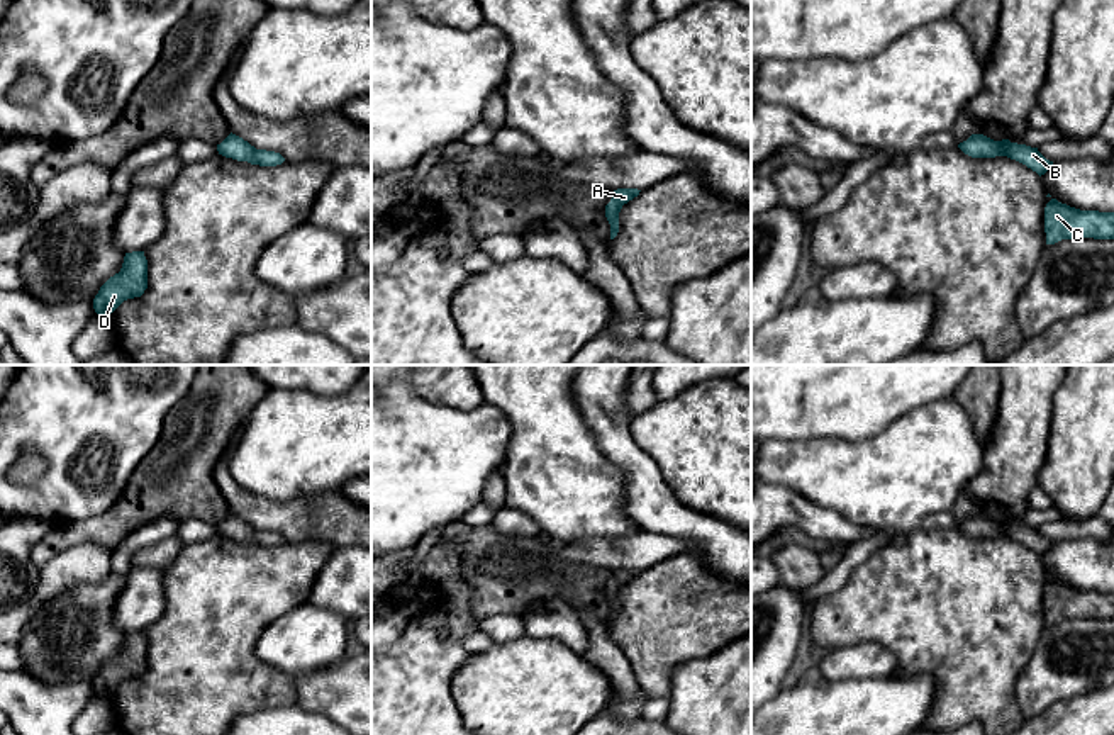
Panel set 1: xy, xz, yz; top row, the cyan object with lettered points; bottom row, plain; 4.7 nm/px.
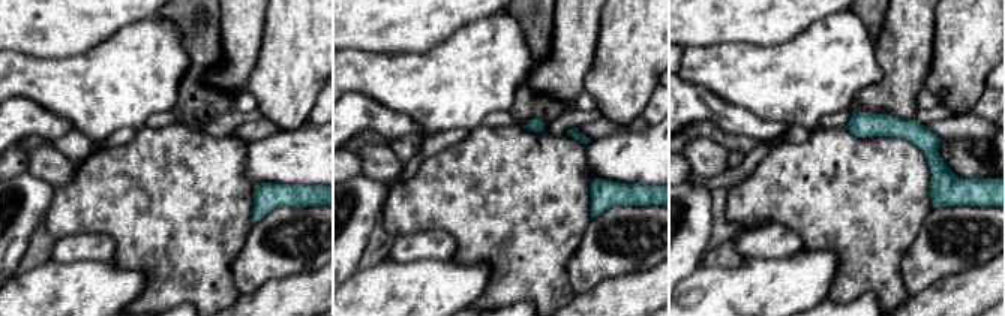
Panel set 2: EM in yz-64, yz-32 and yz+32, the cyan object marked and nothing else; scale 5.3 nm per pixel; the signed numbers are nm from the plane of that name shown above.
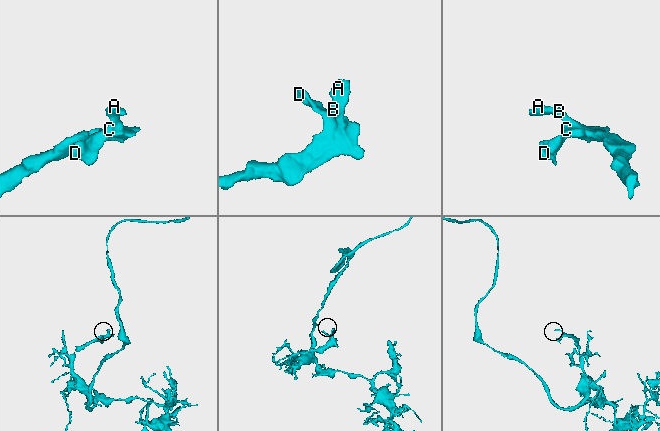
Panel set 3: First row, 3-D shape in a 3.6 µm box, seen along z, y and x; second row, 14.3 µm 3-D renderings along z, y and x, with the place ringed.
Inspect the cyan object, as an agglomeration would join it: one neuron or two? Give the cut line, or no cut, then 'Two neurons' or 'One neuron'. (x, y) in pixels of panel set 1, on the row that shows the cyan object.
No split. One neuron

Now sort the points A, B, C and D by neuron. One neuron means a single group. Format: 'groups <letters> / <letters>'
groups A B C D

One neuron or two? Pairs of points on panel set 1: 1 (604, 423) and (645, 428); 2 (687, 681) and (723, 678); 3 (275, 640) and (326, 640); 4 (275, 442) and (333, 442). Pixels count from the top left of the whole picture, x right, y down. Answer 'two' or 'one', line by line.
1: two
2: one
3: one
4: one

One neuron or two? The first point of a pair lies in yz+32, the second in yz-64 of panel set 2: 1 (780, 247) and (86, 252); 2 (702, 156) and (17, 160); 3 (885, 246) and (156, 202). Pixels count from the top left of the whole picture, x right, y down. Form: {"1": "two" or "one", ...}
{"1": "one", "2": "two", "3": "one"}

